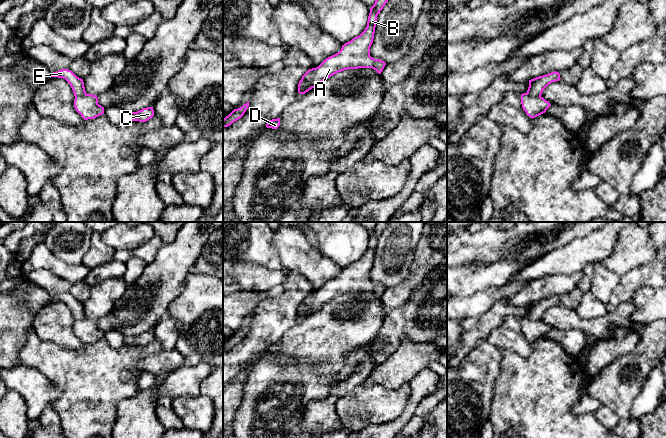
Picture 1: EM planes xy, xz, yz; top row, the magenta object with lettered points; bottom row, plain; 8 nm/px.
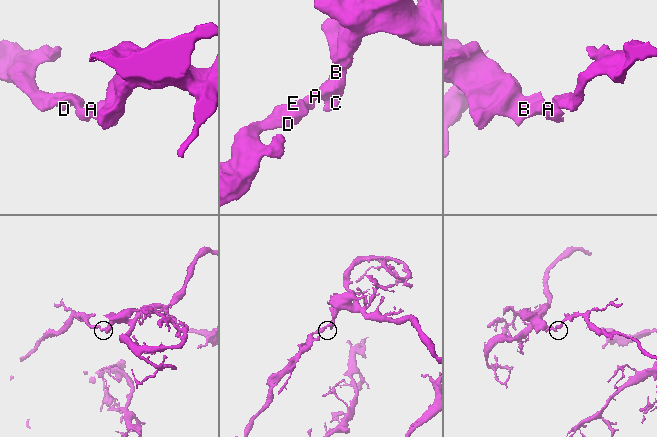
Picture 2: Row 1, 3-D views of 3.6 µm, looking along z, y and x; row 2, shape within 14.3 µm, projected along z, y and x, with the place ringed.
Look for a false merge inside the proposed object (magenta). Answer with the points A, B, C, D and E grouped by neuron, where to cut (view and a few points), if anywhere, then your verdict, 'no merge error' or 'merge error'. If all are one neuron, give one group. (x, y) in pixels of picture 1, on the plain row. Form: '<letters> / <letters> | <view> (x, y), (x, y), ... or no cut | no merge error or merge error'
A B C / D E | xz (301, 302), (304, 310), (299, 317) | merge error

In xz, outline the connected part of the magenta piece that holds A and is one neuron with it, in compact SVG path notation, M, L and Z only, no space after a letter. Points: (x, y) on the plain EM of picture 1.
M376 222L374 229L370 232L367 250L365 254L351 265L342 269L341 274L326 282L318 291L309 293L302 304L305 310L300 318L305 318L309 313L317 311L325 303L334 298L358 292L372 292L381 298L386 287L370 280L370 271L373 267L377 240L383 233L389 222Z

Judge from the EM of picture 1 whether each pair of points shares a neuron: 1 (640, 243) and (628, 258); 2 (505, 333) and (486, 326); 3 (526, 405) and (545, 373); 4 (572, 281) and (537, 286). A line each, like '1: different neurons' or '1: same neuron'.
1: same neuron
2: different neurons
3: same neuron
4: same neuron

